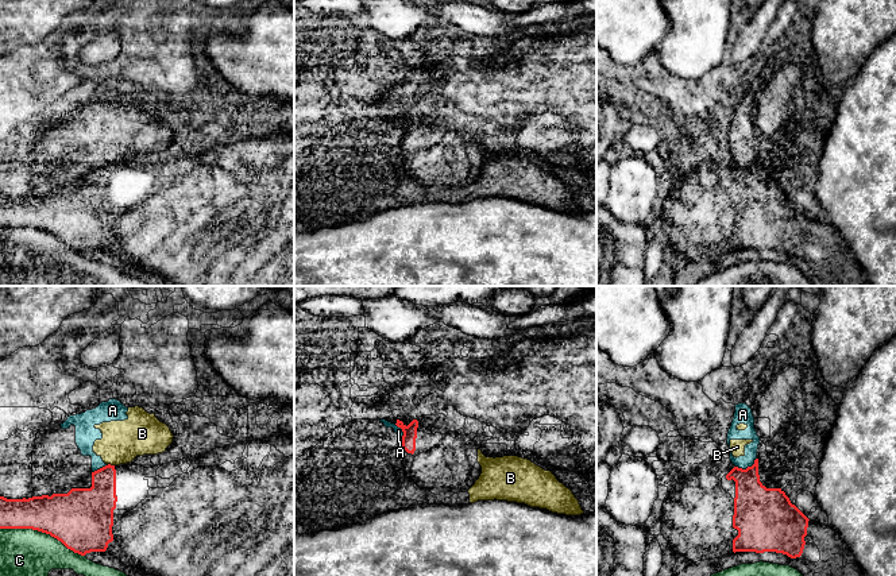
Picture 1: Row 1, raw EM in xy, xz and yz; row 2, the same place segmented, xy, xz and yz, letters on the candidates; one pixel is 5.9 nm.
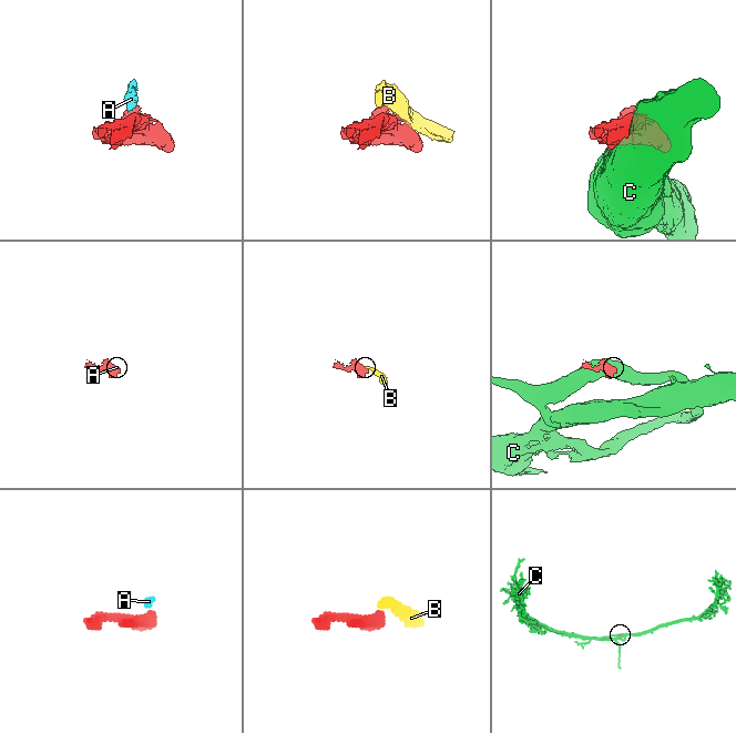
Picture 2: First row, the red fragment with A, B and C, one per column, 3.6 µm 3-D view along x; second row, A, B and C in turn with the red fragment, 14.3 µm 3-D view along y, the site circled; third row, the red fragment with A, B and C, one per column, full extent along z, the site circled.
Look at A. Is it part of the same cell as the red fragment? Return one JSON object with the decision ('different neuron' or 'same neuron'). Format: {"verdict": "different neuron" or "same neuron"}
{"verdict": "different neuron"}

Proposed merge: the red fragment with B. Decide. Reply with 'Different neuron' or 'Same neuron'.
Different neuron

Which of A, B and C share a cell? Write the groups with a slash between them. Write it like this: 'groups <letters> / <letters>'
groups A B / C

